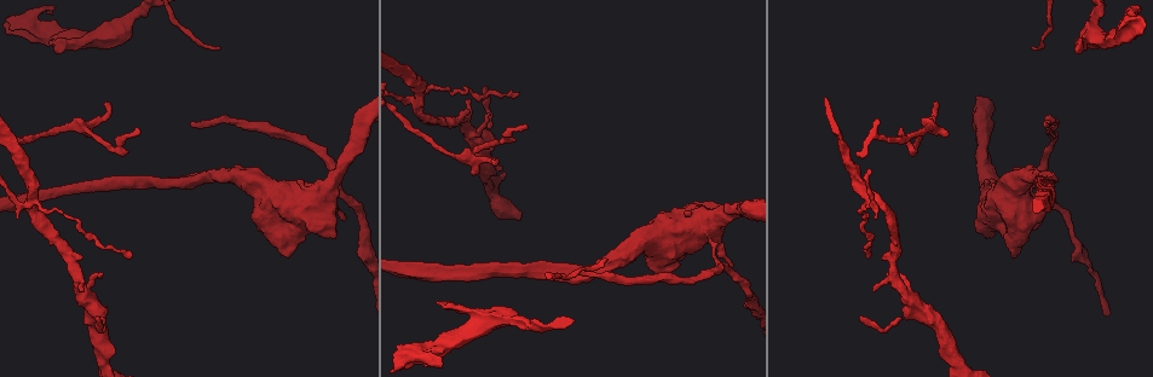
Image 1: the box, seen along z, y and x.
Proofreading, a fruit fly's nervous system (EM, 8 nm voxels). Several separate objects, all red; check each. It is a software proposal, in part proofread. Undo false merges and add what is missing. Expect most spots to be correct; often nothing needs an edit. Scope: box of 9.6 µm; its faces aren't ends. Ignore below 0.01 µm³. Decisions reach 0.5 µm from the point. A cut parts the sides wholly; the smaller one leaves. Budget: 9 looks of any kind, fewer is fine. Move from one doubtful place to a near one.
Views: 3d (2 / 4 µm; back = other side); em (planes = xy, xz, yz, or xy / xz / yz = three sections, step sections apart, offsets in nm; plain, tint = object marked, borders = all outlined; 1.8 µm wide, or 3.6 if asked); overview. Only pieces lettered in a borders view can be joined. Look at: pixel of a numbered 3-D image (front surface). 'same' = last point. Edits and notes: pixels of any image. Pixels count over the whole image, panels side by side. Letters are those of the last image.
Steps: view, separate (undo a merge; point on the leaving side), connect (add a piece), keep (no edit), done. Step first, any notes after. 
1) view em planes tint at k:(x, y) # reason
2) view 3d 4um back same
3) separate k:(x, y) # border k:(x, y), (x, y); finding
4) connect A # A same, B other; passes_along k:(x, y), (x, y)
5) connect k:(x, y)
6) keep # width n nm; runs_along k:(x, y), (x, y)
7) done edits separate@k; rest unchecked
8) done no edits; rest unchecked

view em 3.6um planes borders at 1:(29, 195) # looks like a crossing

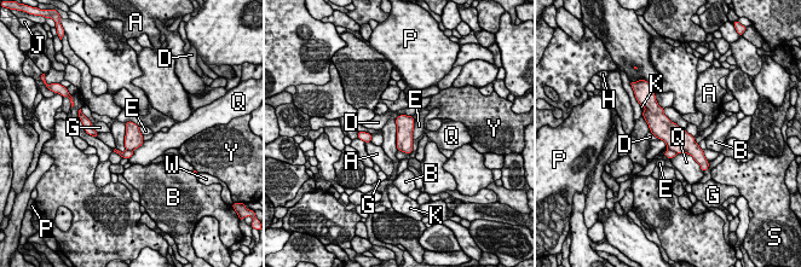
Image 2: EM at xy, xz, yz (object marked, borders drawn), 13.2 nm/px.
separate 2:(669, 154) # A other, B other, D other, E other, G other, H other, J other, K other, P other, Q other, S other, W other, Y other; border 2:(668, 149), (676, 152); two neurons meet here

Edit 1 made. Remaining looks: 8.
view overview

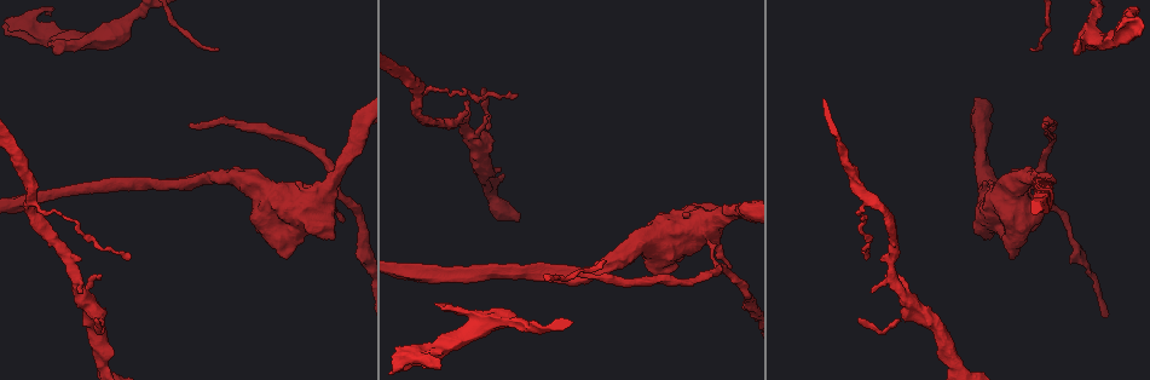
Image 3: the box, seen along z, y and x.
view 3d 2um at 3:(490, 121) # calibre changes

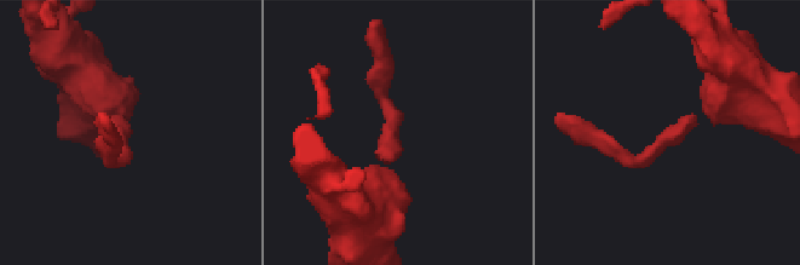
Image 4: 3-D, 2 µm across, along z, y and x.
view em planes tint at 4:(664, 144) # need the tissue

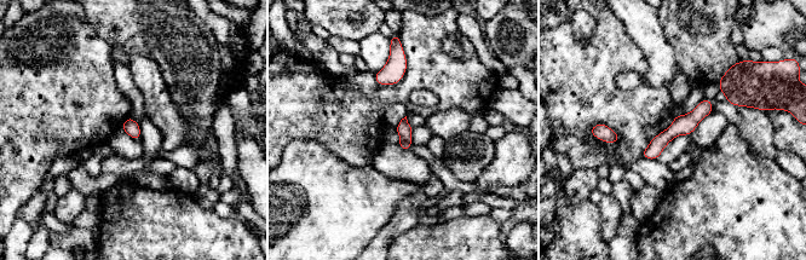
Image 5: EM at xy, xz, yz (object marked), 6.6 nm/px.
view em planes borders same # see the neighbours

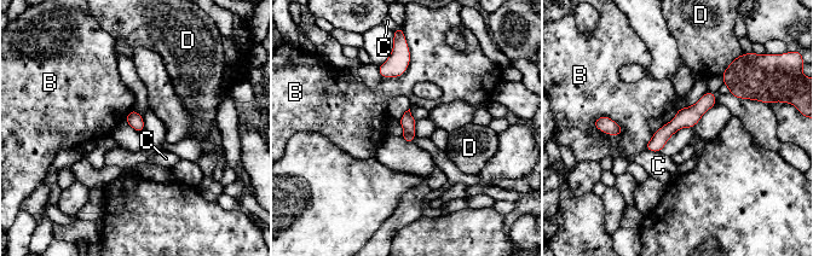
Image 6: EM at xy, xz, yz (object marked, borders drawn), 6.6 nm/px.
keep # width 100 nm; B other, C other, D other; border 6:(594, 120), (609, 116), (623, 132); one neuron here

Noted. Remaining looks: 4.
view em xz step 16 borders at 3:(1041, 127) # free end

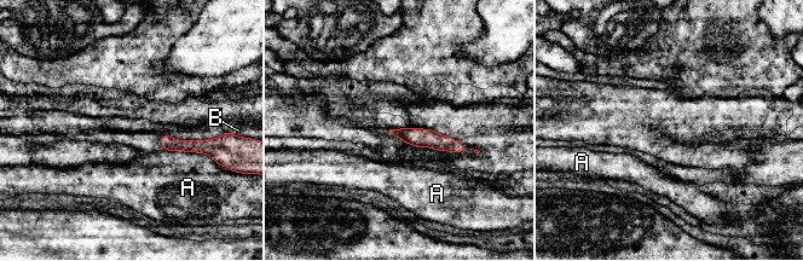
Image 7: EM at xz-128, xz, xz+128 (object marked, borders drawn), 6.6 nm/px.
view em planes borders same # another direction

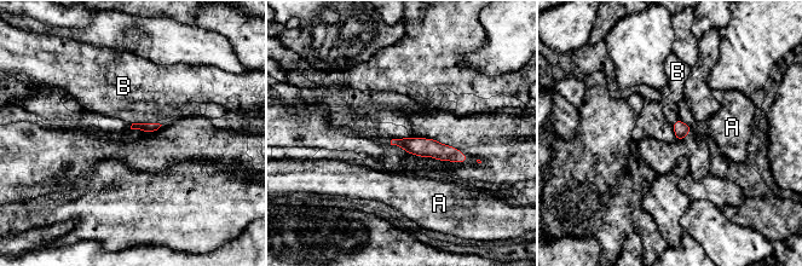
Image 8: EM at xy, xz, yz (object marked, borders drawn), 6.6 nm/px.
keep # A other, B other; border 8:(132, 122), (155, 123); none of them fits

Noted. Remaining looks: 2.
done edits separate@2; rest unchecked

